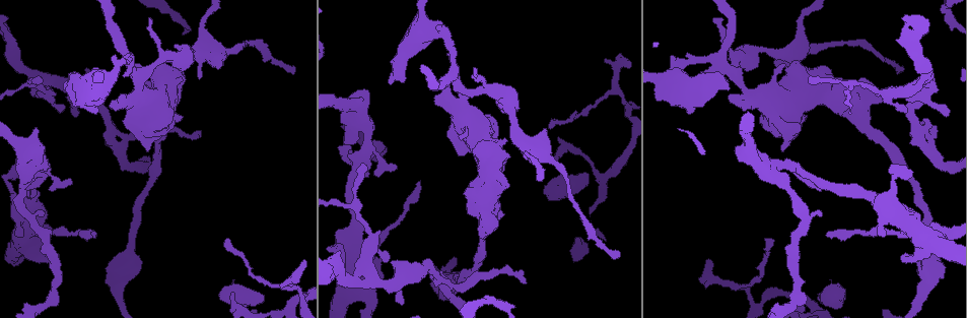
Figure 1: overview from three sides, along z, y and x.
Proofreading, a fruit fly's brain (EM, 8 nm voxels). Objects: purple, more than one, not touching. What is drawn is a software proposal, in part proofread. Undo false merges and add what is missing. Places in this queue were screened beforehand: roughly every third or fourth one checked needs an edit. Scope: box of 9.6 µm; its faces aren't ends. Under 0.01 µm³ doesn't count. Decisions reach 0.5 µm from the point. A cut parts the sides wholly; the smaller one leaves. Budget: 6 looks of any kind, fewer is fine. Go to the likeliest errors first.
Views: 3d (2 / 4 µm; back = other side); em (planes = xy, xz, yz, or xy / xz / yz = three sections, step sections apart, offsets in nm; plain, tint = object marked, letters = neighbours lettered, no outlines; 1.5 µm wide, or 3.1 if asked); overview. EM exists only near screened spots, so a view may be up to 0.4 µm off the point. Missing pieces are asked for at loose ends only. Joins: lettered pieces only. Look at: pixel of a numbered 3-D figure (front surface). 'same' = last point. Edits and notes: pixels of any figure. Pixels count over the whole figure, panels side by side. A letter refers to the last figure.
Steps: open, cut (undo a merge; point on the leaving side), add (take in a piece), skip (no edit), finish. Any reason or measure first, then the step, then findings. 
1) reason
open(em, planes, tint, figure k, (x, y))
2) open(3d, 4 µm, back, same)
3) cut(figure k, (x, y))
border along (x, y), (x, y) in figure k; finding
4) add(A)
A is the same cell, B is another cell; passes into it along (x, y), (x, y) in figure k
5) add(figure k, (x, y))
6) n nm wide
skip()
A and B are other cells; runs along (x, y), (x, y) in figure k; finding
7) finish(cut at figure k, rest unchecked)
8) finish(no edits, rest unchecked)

stops while still wide
open(em, xy, step 8, letters, figure 1, (184, 75))

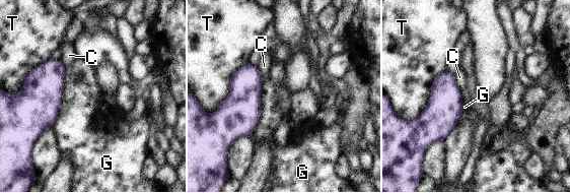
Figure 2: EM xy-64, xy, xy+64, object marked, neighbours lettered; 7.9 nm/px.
skip()
C, G and T are other cells; border along (453, 75), (464, 103) in figure 2; no lettered piece goes on from it

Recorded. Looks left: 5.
thin neck
open(3d, 2 µm, figure 1, (762, 267))

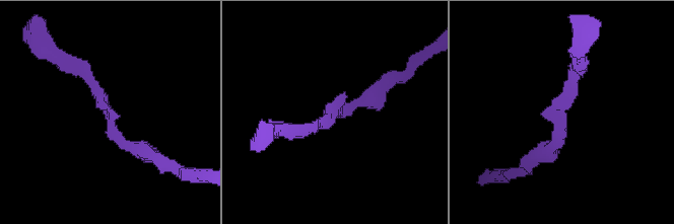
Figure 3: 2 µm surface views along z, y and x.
shape alone is not enough
open(em, planes, letters, figure 3, (340, 109))

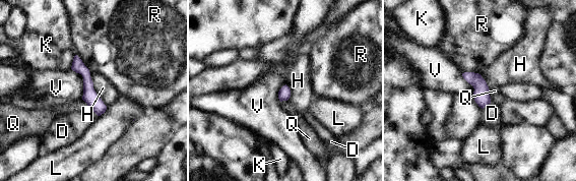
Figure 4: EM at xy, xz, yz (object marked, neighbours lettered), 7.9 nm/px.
skip()
D, H, K, L, Q, R and V are other cells; all the same cell

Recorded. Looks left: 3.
branch stops here
open(em, yz, step 8, letters, figure 1, (461, 140))

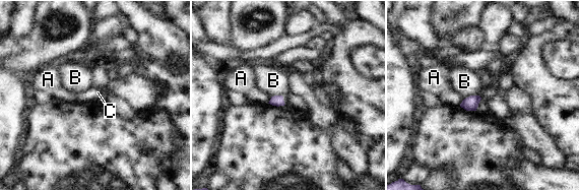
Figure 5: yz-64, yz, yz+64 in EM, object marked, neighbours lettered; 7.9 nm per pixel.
add(C)
C is the same cell, A and B are other cells; passes into it along (277, 101), (282, 100), (286, 97) in figure 5; the cell continues

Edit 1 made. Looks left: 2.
finish(add at figure 5, rest unchecked)

